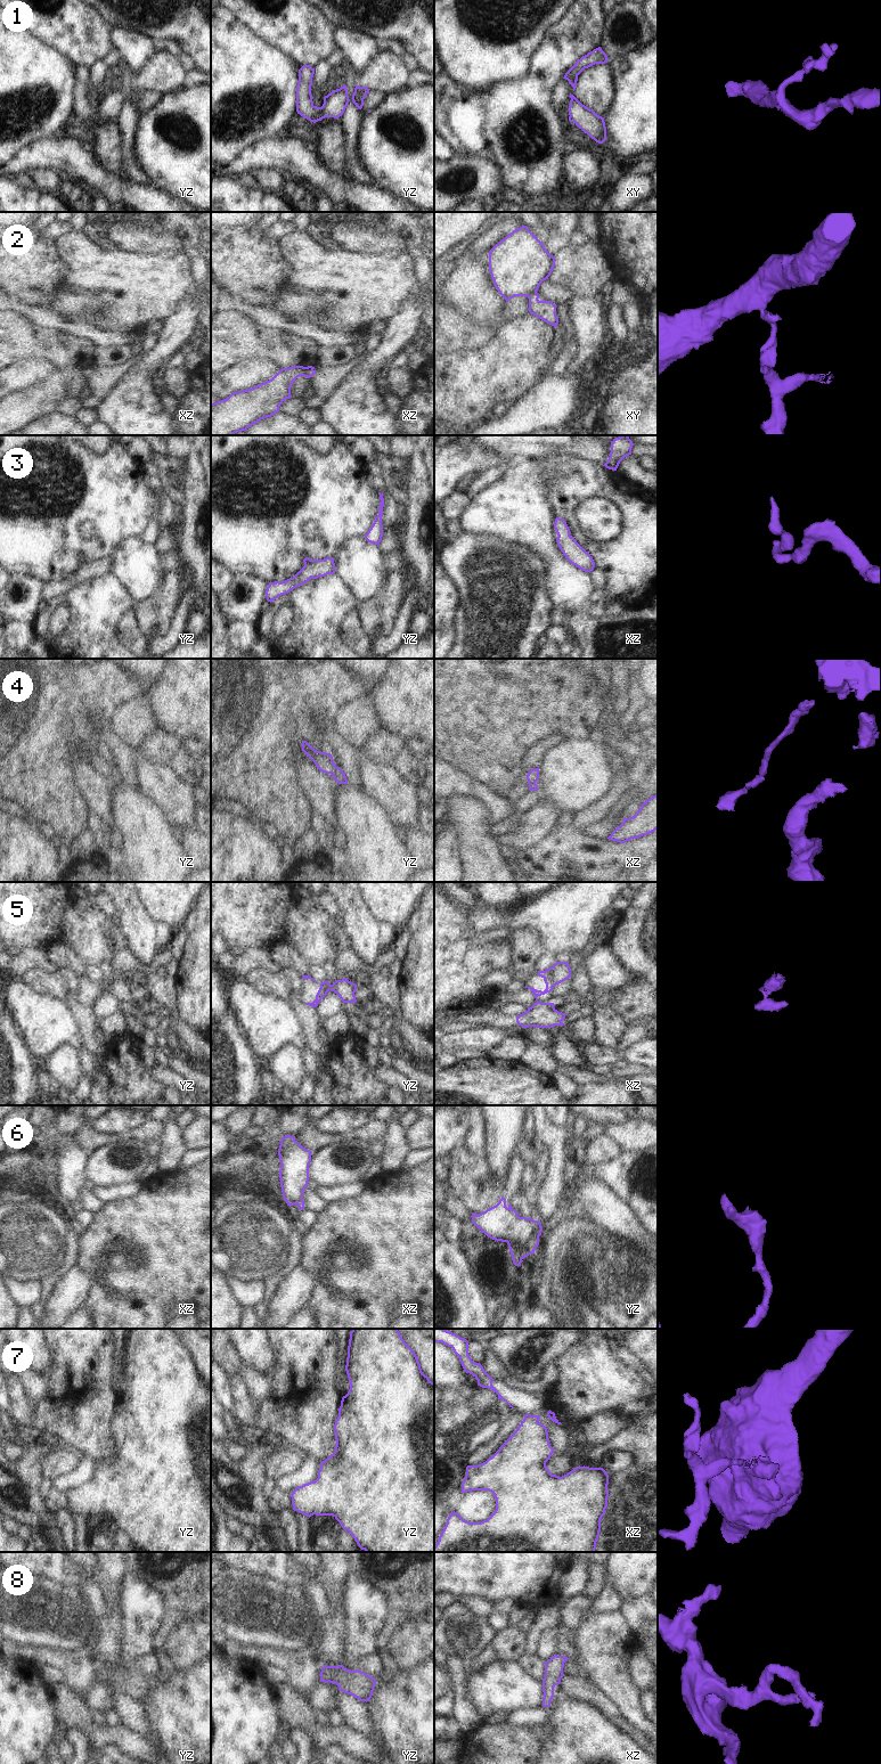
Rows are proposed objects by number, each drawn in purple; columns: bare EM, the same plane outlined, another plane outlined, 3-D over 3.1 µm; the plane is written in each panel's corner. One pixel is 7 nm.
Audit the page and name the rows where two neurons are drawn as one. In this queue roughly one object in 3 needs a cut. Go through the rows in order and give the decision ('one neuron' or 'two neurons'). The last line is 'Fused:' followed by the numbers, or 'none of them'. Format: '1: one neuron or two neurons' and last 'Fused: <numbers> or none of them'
1: one neuron
2: two neurons
3: one neuron
4: one neuron
5: one neuron
6: one neuron
7: two neurons
8: one neuron
Fused: 2, 7

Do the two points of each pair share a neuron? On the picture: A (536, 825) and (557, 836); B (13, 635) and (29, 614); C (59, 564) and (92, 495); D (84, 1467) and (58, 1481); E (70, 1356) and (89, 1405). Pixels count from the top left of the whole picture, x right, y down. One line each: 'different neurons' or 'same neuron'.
A: different neurons
B: different neurons
C: same neuron
D: same neuron
E: same neuron

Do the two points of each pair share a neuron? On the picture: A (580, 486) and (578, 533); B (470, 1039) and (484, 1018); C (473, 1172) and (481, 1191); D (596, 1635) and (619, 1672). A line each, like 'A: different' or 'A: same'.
A: same
B: different
C: same
D: same

